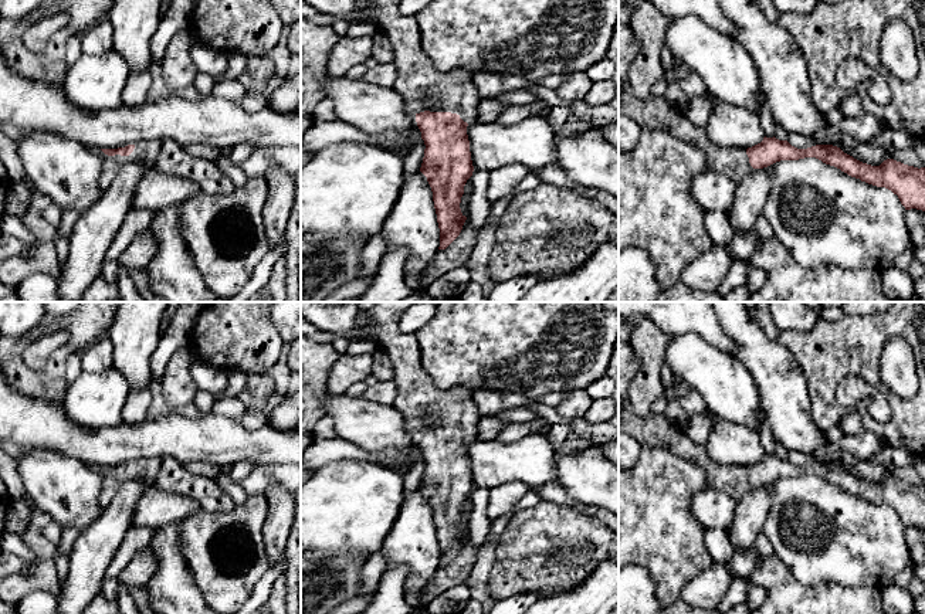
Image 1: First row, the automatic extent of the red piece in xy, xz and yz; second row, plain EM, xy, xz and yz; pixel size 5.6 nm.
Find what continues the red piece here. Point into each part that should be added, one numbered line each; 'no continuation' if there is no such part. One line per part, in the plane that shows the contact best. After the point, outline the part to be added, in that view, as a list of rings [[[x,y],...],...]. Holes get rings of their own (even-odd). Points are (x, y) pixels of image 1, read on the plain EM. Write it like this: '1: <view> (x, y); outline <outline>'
1: xz (423, 406); outline [[[376,302],[360,311],[359,326],[363,333],[375,336],[394,367],[396,407],[411,431],[451,430],[464,440],[478,440],[481,415],[472,398],[472,390],[457,386],[437,389],[421,364],[416,335],[400,330],[404,311],[414,302]]]

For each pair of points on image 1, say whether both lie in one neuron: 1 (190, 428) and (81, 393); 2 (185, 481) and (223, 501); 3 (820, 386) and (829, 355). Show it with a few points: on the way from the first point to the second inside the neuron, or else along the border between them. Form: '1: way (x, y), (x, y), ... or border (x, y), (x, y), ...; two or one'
1: border (121, 421), (112, 427), (88, 430); two
2: way (195, 487), (202, 488), (213, 498); one
3: way (823, 379), (824, 362); one

